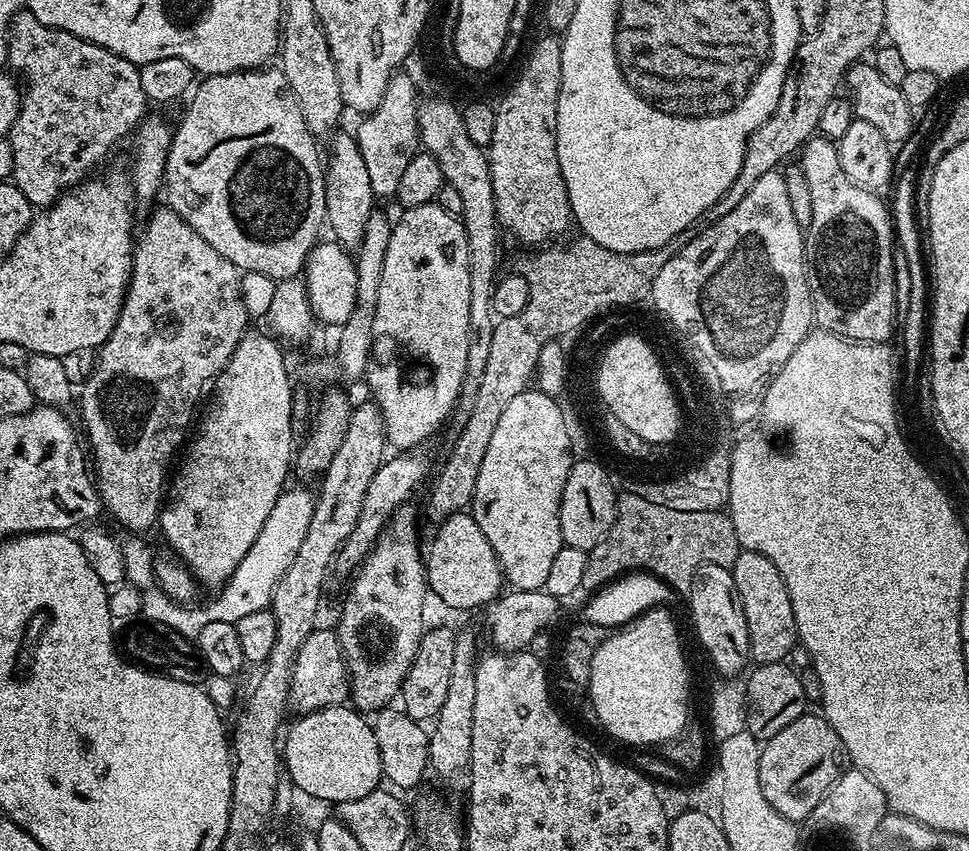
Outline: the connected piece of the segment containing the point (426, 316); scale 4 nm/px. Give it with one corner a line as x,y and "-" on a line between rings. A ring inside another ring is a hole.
436,203
431,204
423,204
422,206
414,206
413,208
403,209
399,213
400,221
393,223
391,225
392,233
389,238
389,245
386,249
385,262
382,267
382,280
379,283
378,287
378,300
376,306
376,313
374,314
374,322
373,322
373,344
372,351
370,353
371,364
366,373
366,381
368,380
368,388
372,391
371,399
374,401
377,408
380,409
380,413
382,414
382,418
384,419
384,435
386,437
387,443
389,445
392,444
393,449
396,450
412,450
417,446
420,446
420,443
423,440
428,440
432,435
435,434
436,431
439,430
440,427
444,424
444,419
449,419
449,416
453,413
459,399
460,399
460,389
464,387
464,375
468,372
468,327
470,326
470,262
468,261
468,239
466,238
466,234
464,233
463,223
457,217
451,216
450,214
446,214
446,210
442,210

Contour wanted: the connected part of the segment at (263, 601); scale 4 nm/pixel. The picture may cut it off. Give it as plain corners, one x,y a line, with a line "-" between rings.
286,488
281,492
262,531
254,540
254,545
246,552
246,557
234,570
234,574
223,585
219,600
209,601
202,608
208,612
208,620
204,626
211,622
230,622
236,624
238,620
253,612
269,609
272,604
274,590
282,575
290,568
298,549
305,541
306,531
309,530
310,520
315,508
315,495
306,490
291,490

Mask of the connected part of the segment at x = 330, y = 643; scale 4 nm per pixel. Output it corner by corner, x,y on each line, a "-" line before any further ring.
317,626
313,628
312,633
306,638
306,642
302,642
302,646
298,650
298,654
292,663
292,677
288,686
288,704
296,711
296,714
305,712
320,712
324,708
335,708
343,705
349,699
349,672
340,644
336,640
336,633
331,627
323,628

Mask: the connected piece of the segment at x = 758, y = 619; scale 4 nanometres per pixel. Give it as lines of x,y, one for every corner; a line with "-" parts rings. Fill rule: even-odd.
741,550
730,571
746,614
746,630
750,634
749,657
757,665
787,661
792,647
797,647
798,637
794,606
790,602
786,582
782,582
782,574
778,574
778,566
774,566
766,554

